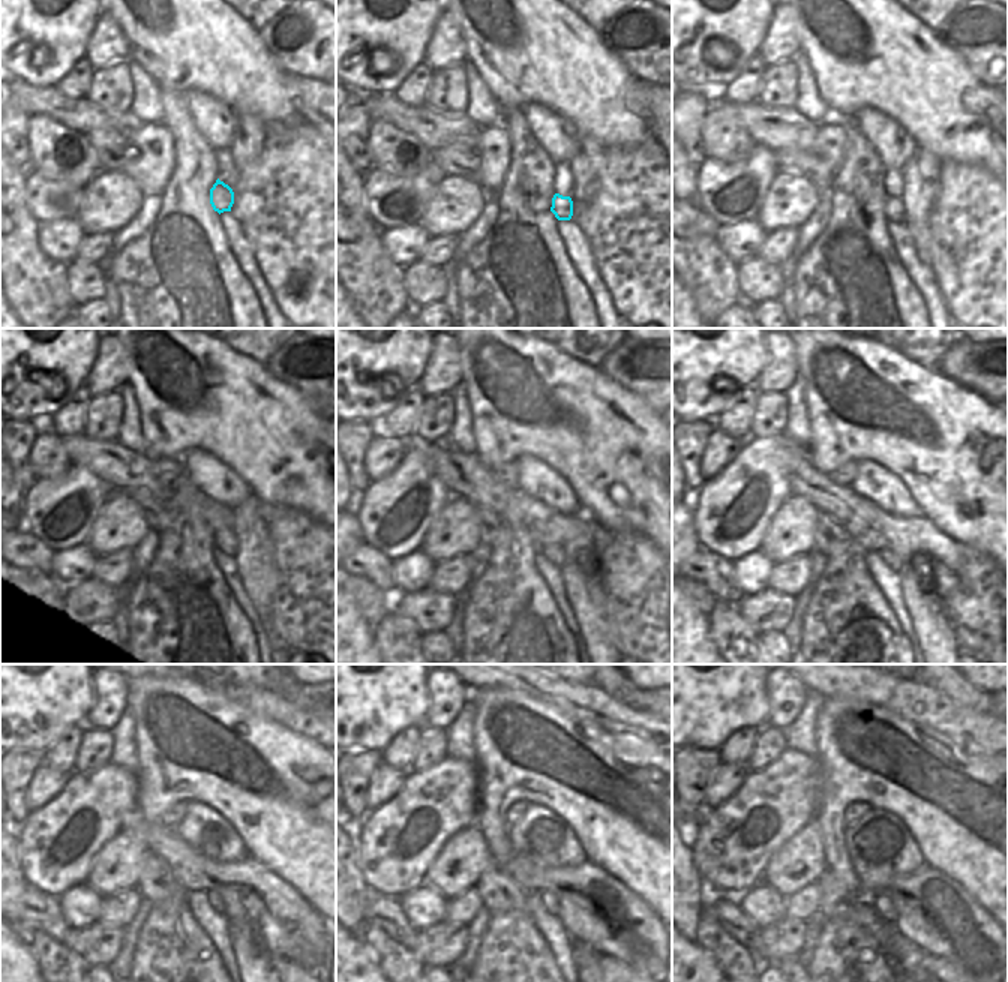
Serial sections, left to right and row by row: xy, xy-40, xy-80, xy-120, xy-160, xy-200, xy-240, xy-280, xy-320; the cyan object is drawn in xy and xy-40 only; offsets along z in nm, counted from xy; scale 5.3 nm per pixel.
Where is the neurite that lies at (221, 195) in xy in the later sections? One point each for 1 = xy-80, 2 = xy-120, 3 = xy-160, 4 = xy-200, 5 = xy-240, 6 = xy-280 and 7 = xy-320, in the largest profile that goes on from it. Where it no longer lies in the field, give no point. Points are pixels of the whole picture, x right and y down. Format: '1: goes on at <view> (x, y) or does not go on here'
1: goes on at xy-80 (894, 209)
2: goes on at xy-120 (224, 541)
3: goes on at xy-160 (557, 555)
4: goes on at xy-200 (891, 559)
5: goes on at xy-240 (213, 898)
6: goes on at xy-280 (549, 900)
7: goes on at xy-320 (882, 903)

